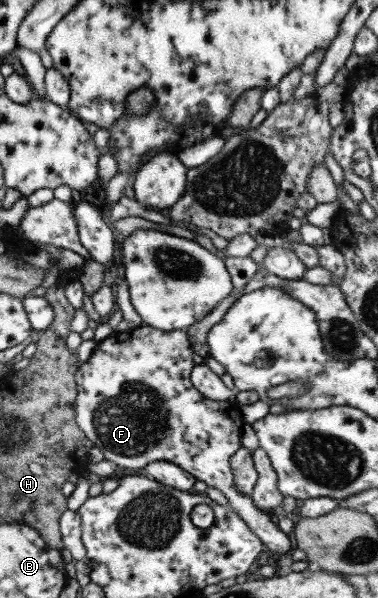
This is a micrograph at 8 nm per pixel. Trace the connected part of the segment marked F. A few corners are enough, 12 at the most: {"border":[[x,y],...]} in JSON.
{"border":[[183,330],[112,331],[74,419],[122,472],[173,463],[273,553],[290,535],[236,491],[236,401],[189,381]]}

